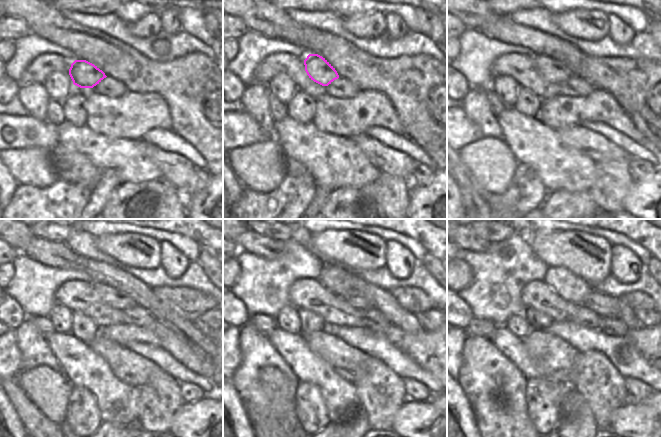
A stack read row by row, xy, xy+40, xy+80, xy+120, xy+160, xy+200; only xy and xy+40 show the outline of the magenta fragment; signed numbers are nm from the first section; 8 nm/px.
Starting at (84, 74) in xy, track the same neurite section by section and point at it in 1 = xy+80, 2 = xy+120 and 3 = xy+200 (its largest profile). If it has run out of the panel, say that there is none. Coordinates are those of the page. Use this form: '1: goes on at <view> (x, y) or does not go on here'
1: goes on at xy+80 (555, 72)
2: goes on at xy+120 (109, 295)
3: goes on at xy+200 (604, 304)

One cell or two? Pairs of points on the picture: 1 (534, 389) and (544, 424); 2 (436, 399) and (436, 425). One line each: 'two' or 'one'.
1: one
2: two

